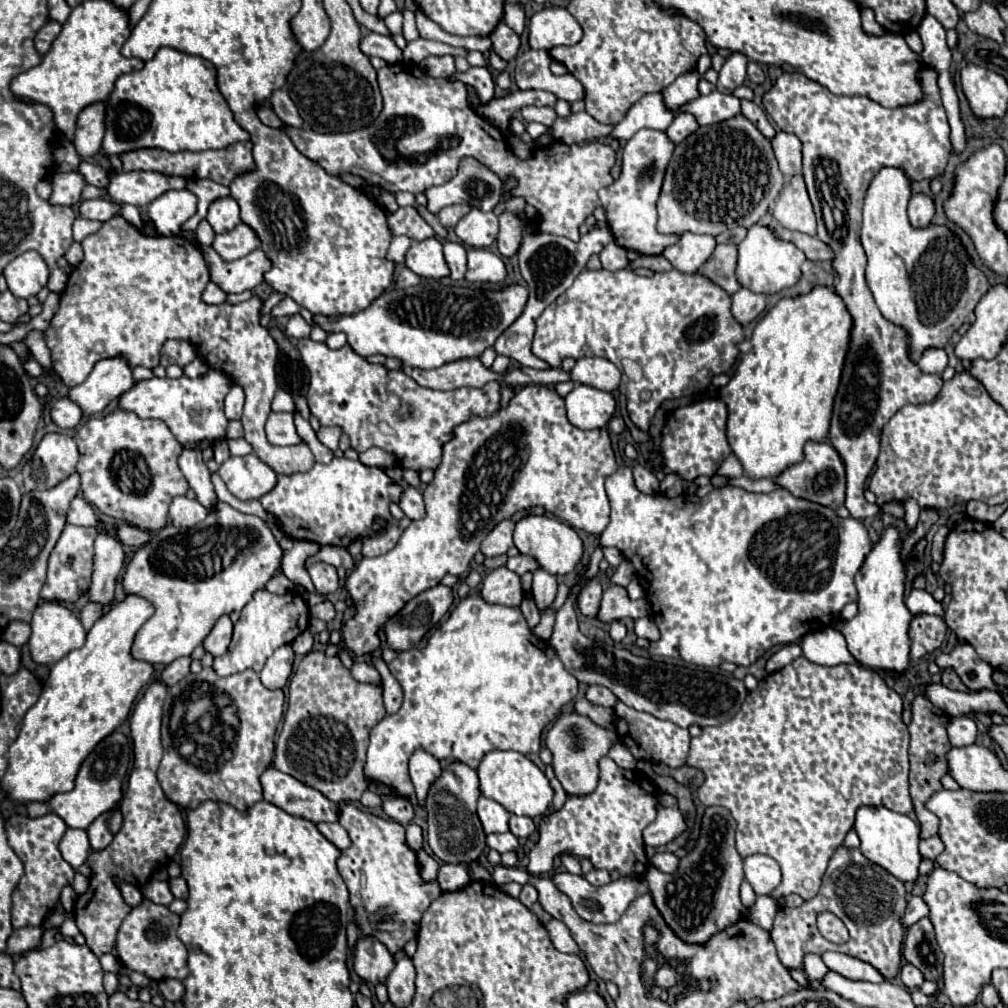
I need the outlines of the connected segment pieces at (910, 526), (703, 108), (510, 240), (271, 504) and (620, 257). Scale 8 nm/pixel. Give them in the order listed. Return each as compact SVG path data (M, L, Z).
M909 499L909 501L903 503L903 507L905 507L905 525L907 525L907 531L913 531L915 525L917 525L917 519L919 519L919 505L913 499Z
M713 89L709 95L705 95L705 97L701 95L695 101L687 103L683 107L683 111L695 115L699 125L713 125L713 123L731 119L733 115L737 115L741 111L741 107L739 107L739 99L735 95L727 95L727 93Z
M513 213L499 215L499 237L497 247L503 257L513 257L523 237L523 221Z
M335 457L329 465L315 463L307 473L293 477L279 475L275 489L259 501L277 517L289 537L315 541L319 545L349 547L361 539L361 535L369 537L377 519L389 519L389 523L393 523L389 505L399 503L403 491L405 485L395 483L383 467L367 467L361 461Z
M609 245L599 253L601 265L609 271L617 271L617 269L625 269L629 259L627 259L627 251L619 245Z

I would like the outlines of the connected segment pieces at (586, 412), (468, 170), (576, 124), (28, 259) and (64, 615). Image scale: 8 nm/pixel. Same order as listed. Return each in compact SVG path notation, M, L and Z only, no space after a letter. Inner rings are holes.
M575 385L565 397L569 423L579 429L603 429L615 413L615 399L611 393L589 385Z
M463 159L459 173L437 187L425 191L427 209L437 215L447 205L467 203L469 207L491 211L501 199L501 179L475 159Z
M587 111L573 113L567 119L557 117L553 123L553 135L555 139L563 143L583 143L583 141L603 141L609 137L609 131L613 131L615 125L601 123L593 119Z
M25 251L19 257L15 257L3 271L9 291L15 297L31 297L37 295L49 279L49 267L37 251Z
M43 601L31 619L31 639L29 639L29 651L35 663L41 665L53 665L59 659L63 659L69 651L81 647L85 643L85 629L81 625L81 621L77 619L77 615L73 611L69 611L67 607L63 607L61 603L55 601Z

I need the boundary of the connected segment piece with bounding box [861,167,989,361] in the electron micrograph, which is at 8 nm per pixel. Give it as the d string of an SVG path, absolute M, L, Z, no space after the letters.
M883 167L871 181L865 207L863 207L863 225L861 225L861 245L867 253L867 271L865 279L869 291L875 297L875 303L885 319L901 325L911 335L911 359L917 361L925 347L945 347L947 339L963 325L973 323L973 309L977 301L987 293L989 281L985 273L971 261L959 237L943 225L913 227L907 219L907 203L911 197L911 179L901 171L901 167Z

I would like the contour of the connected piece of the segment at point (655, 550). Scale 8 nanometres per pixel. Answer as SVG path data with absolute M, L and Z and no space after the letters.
M619 467L613 475L609 475L605 481L605 489L607 489L607 497L611 501L611 521L609 521L609 527L601 533L601 545L621 549L625 559L629 559L633 565L641 567L641 563L643 563L645 579L647 579L649 591L651 591L649 601L651 601L653 617L655 617L655 623L661 633L659 641L653 641L649 645L649 651L653 655L675 657L675 659L683 659L687 663L703 665L703 667L719 667L723 661L731 661L735 665L747 667L747 665L755 663L761 655L765 655L765 651L769 651L773 645L795 643L809 631L837 623L841 619L843 605L849 601L857 601L857 589L855 589L853 577L861 569L861 563L865 563L865 555L869 555L869 551L873 549L867 529L859 519L853 519L853 517L841 519L833 509L805 501L805 499L797 499L785 489L775 489L771 493L749 493L741 487L725 485L725 487L713 489L703 499L699 499L695 495L679 495L675 499L669 499L661 493L645 495L645 493L639 493L637 487L633 485L629 467Z

